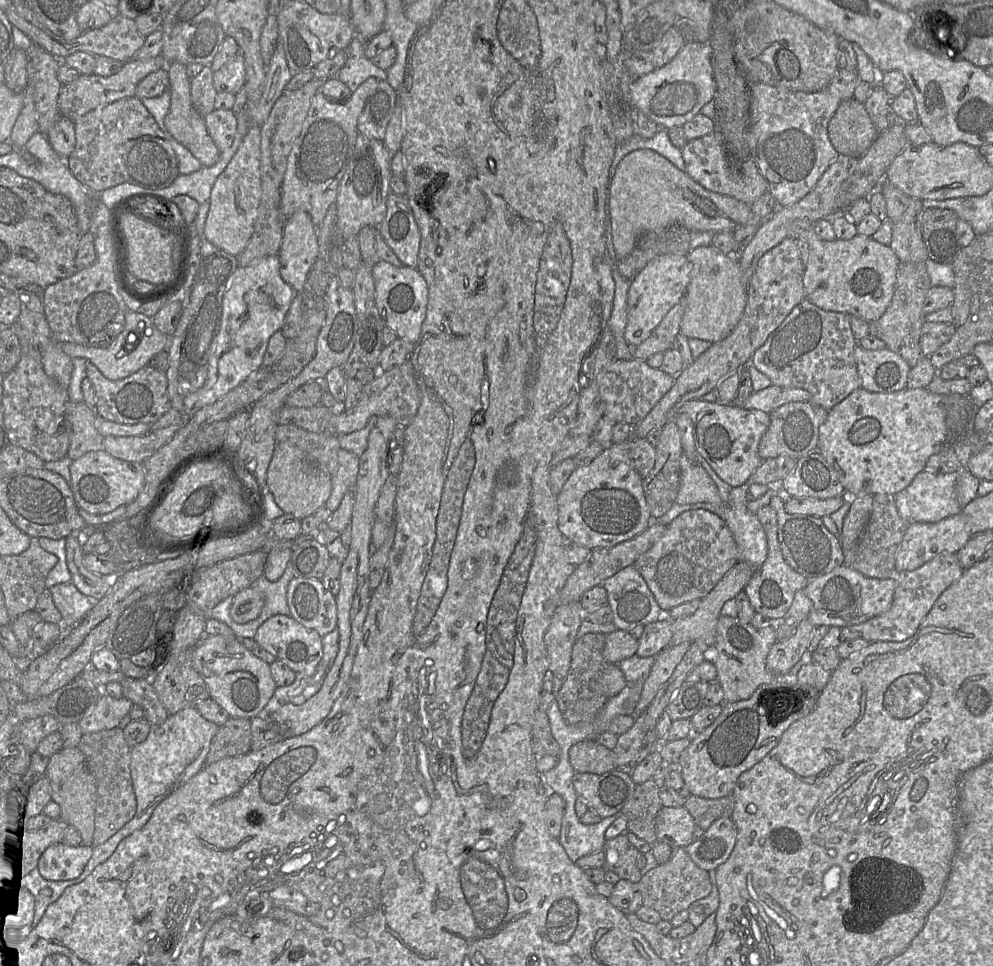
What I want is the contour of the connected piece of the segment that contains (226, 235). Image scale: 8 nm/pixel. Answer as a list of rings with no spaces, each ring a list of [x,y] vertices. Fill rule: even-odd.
[[[252,125],[211,189],[210,206],[204,227],[207,240],[218,249],[234,256],[241,254],[254,232],[261,195],[260,127]]]

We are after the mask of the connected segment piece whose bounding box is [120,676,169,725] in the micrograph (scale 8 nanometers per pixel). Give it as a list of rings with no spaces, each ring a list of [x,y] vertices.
[[[125,676],[120,684],[123,696],[144,710],[145,719],[151,725],[165,722],[169,714],[160,702],[150,678],[135,679]]]

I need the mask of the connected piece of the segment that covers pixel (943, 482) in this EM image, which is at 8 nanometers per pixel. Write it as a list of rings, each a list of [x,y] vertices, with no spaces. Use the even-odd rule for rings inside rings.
[[[924,469],[918,473],[908,487],[894,496],[900,516],[909,523],[936,523],[947,517],[961,513],[962,508],[955,495],[957,477],[957,472],[939,473]]]

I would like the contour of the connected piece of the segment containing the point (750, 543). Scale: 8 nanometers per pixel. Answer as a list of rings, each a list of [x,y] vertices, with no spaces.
[[[748,480],[741,486],[733,487],[730,492],[730,499],[728,503],[723,503],[720,506],[714,506],[710,503],[696,503],[680,505],[675,503],[669,511],[658,519],[654,519],[658,523],[668,526],[675,518],[685,511],[695,509],[708,510],[719,517],[721,517],[727,524],[728,528],[732,532],[735,542],[738,547],[738,561],[744,561],[749,563],[754,569],[758,569],[766,560],[768,554],[767,537],[764,528],[758,520],[756,514],[753,514],[747,507],[747,493],[751,485],[748,484]]]

